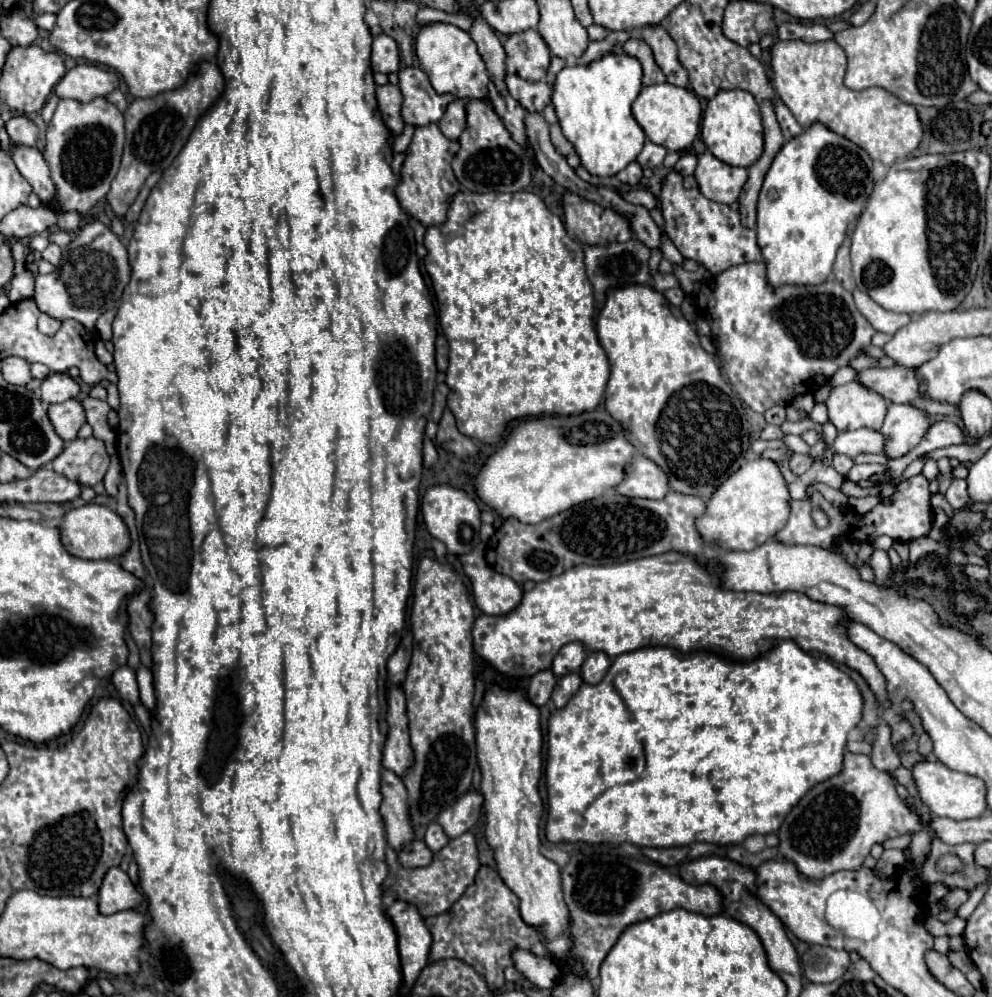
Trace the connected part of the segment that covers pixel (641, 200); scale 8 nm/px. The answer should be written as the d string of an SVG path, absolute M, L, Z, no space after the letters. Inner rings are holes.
M628 191L628 193L622 193L628 201L632 201L634 205L642 205L646 209L656 209L658 205L658 197L650 191Z

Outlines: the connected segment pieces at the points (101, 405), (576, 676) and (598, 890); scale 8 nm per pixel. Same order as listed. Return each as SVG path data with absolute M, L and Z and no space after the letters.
M86 397L82 401L82 407L86 411L88 423L94 429L94 437L100 439L100 441L104 441L106 451L110 455L114 455L116 453L116 433L108 425L108 413L110 413L108 403L100 401L100 399L94 399L94 397Z
M568 673L568 675L562 675L554 687L554 693L552 693L552 699L554 699L554 705L556 707L564 707L568 703L568 699L580 689L582 685L582 679L580 679L580 673Z
M572 855L568 865L562 869L562 889L564 889L564 901L570 909L570 915L574 919L574 931L570 929L570 957L568 963L582 963L582 971L578 973L578 977L586 977L590 981L594 981L598 977L600 965L604 961L604 957L608 955L608 951L616 945L620 933L634 925L640 923L644 919L656 917L660 913L672 911L672 909L686 909L686 911L694 911L700 913L704 917L712 917L712 915L720 915L724 913L724 901L722 895L716 887L704 883L704 885L690 885L686 883L680 875L670 873L668 869L660 867L658 863L648 863L648 861L636 861L630 857L608 857L606 855Z

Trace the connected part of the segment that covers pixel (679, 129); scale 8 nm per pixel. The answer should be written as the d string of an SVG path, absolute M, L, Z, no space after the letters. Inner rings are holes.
M670 83L644 87L632 105L632 113L644 129L646 137L662 147L668 147L668 151L680 151L684 147L690 147L700 131L702 121L702 107L698 97L690 89Z

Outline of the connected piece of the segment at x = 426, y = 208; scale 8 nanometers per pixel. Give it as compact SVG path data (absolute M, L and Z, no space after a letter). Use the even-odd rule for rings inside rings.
M436 123L426 127L416 127L412 143L406 149L406 161L400 173L400 185L396 187L396 197L402 209L420 221L424 227L442 225L446 221L446 211L452 203L452 197L458 193L460 185L452 173L452 159L460 149L458 141L448 139Z

